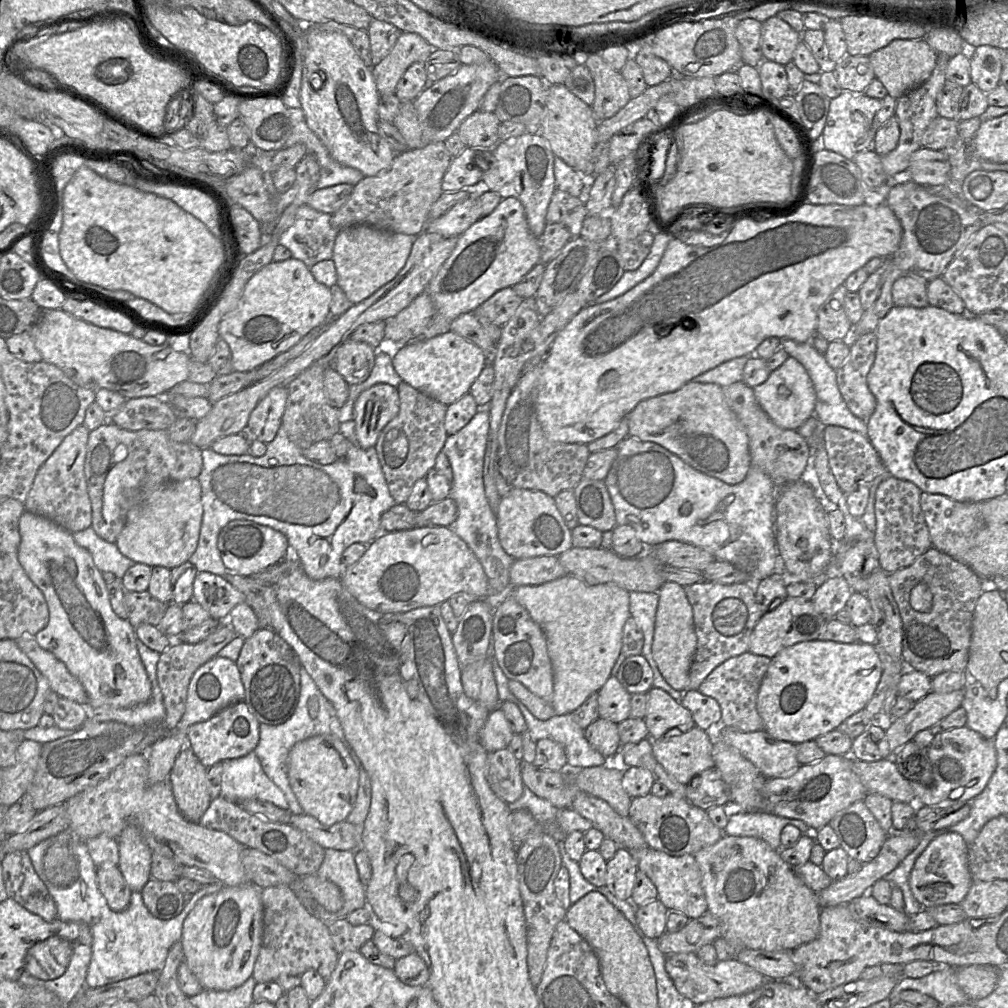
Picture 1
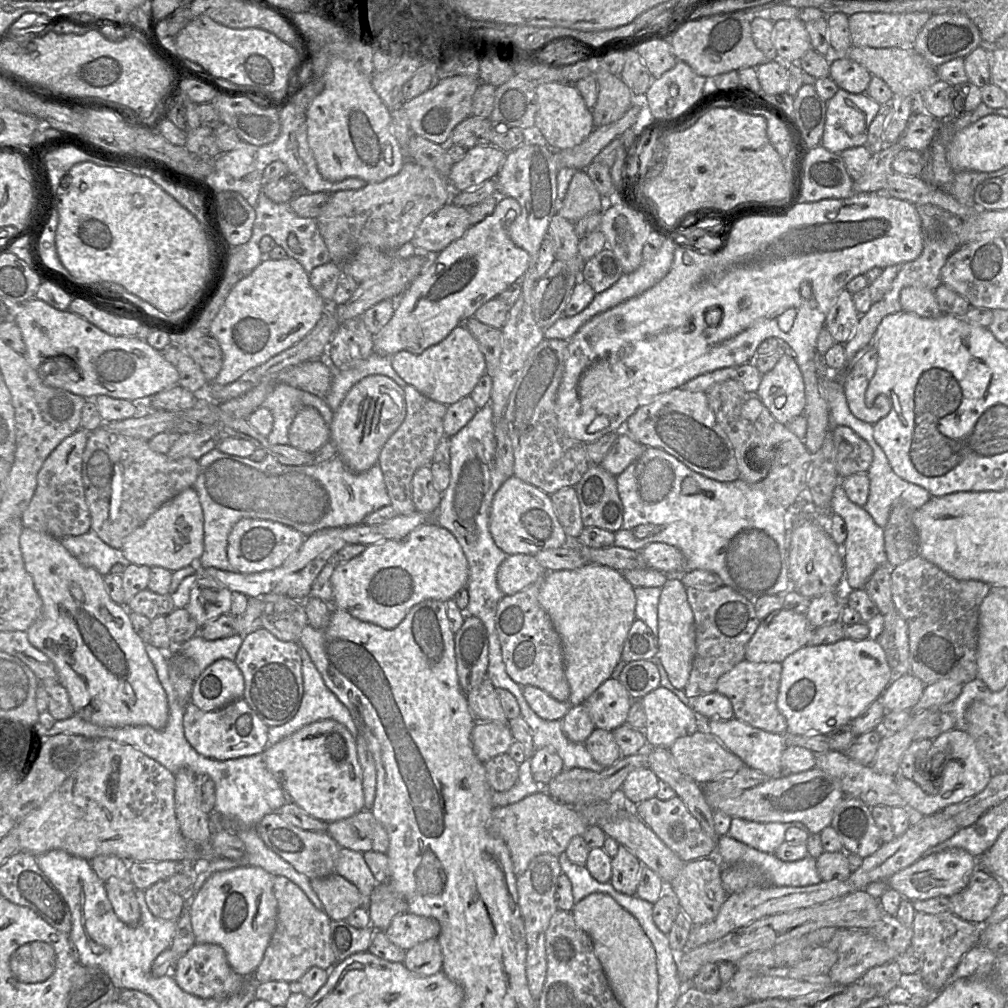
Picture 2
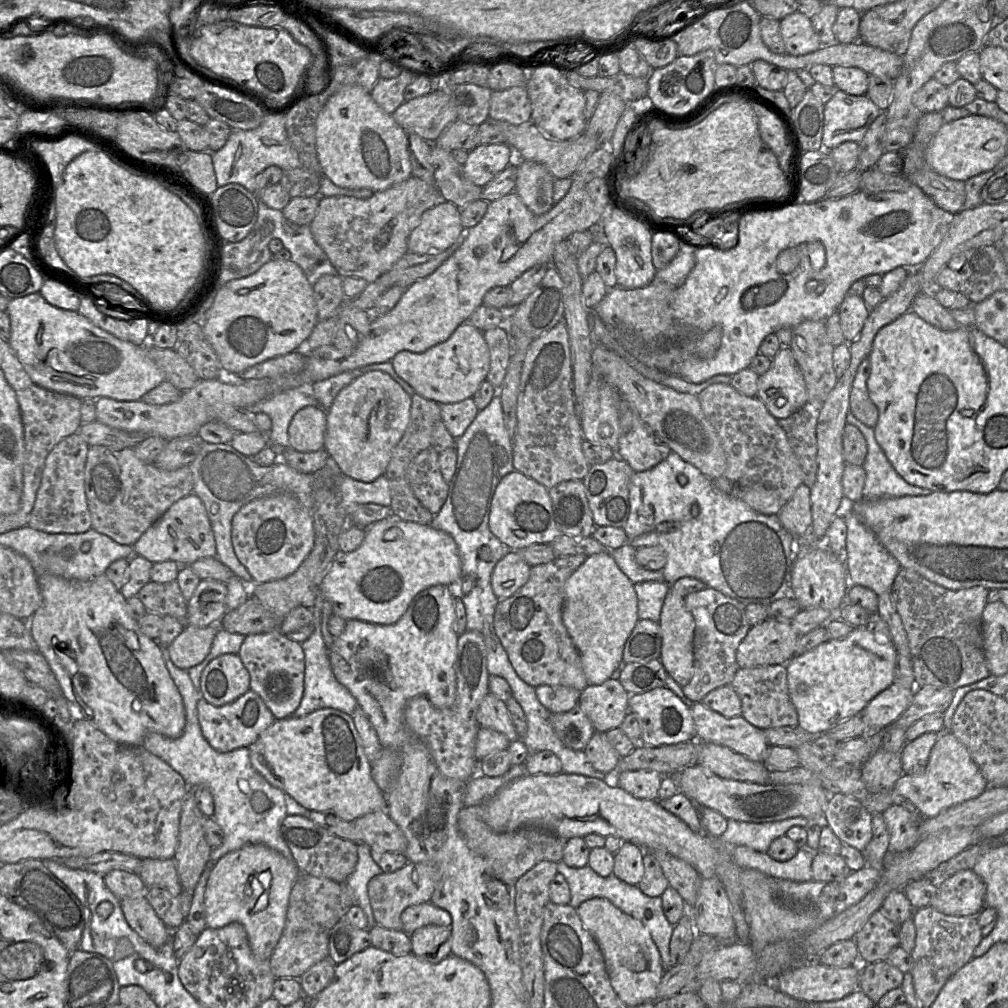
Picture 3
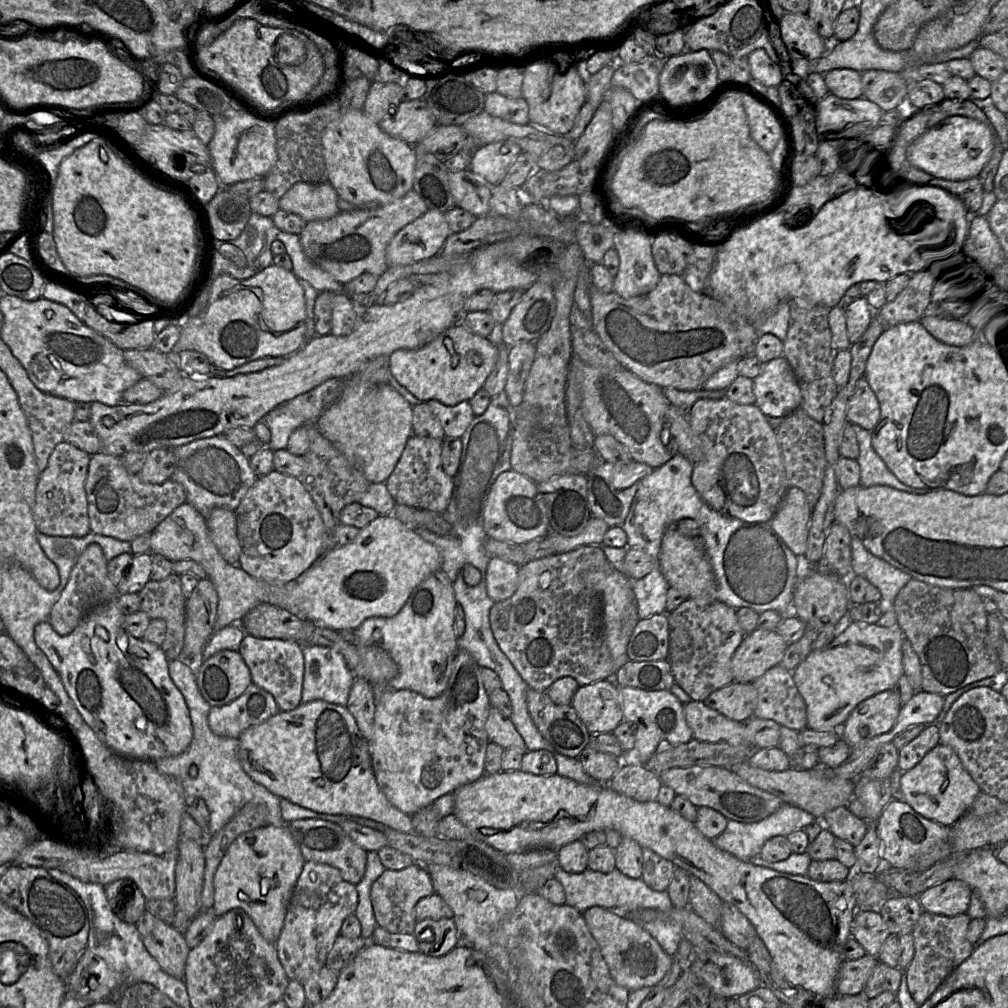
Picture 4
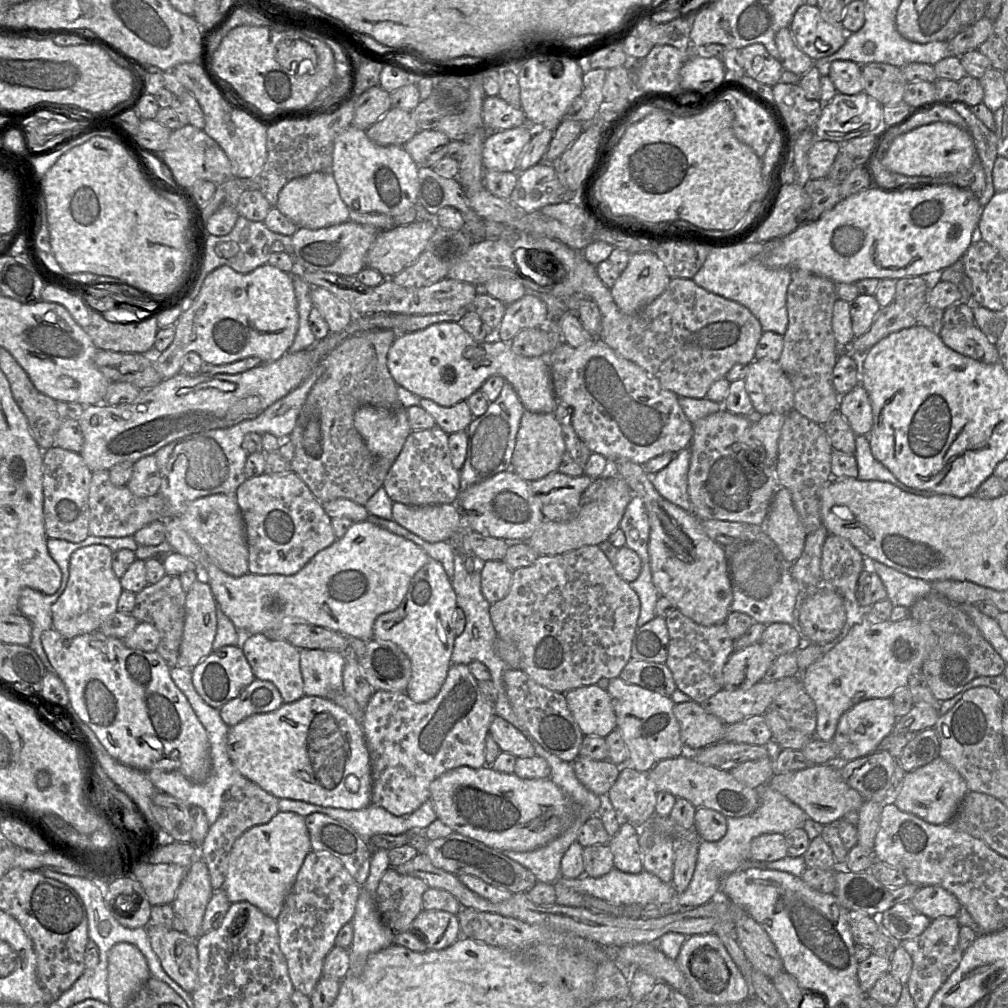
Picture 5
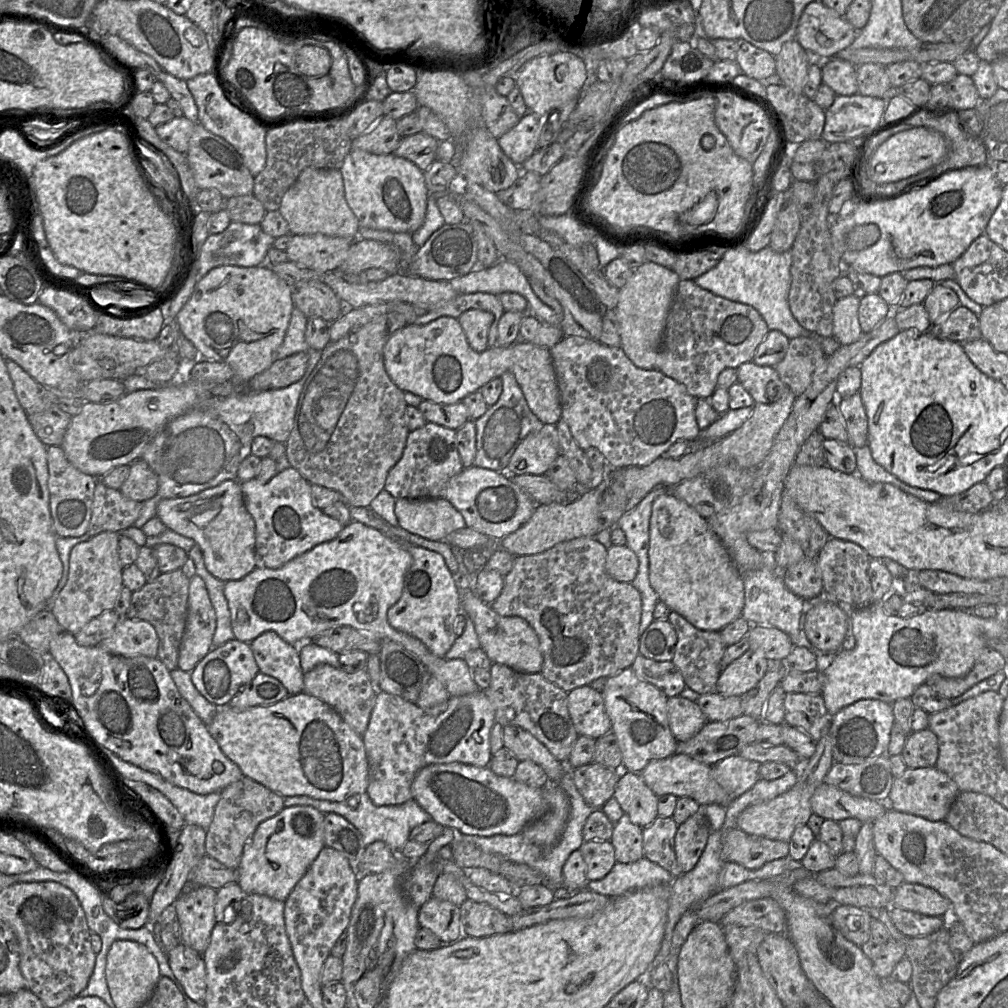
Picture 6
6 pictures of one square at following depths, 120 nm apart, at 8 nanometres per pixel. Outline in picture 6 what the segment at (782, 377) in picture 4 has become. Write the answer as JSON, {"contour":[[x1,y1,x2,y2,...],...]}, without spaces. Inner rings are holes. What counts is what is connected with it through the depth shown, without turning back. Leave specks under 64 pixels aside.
{"contour":[[750,361,741,364,736,369,737,381,751,395,754,403,770,403,766,392,771,382,777,386,776,395,779,391,784,392,786,384,781,380,774,366,760,366]]}

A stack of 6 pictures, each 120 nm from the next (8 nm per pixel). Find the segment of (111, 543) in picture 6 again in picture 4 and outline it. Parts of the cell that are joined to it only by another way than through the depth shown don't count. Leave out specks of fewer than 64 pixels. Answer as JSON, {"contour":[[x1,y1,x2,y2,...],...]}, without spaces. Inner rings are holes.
{"contour":[[96,543,90,544,81,553,49,616,49,622,58,634,70,634,90,610,118,598,120,595,118,587,108,575,107,563,108,560,105,558,102,548]]}

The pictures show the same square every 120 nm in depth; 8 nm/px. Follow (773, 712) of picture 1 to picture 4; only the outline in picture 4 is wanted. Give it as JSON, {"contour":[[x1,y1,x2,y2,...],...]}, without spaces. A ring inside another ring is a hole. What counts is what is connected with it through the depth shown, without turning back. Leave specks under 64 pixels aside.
{"contour":[[851,621,829,645,811,651,792,671,794,683,806,704,807,728,831,730,843,724,862,701,893,689,904,674,904,639,898,626,883,627,877,623]]}

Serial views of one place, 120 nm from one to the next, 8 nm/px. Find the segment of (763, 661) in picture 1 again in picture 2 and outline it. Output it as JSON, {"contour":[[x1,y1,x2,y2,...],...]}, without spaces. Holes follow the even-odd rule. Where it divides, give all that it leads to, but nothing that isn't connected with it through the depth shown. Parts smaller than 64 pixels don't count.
{"contour":[[744,659,718,679,716,691,730,699,735,718,771,733,784,734,787,720,777,707,781,674,780,662,756,663]]}

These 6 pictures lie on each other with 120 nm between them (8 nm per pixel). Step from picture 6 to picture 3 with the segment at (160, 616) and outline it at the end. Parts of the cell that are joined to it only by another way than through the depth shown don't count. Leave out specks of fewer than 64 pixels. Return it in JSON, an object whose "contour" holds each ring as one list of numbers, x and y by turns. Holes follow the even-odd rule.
{"contour":[[177,580,166,583,154,581,144,585,137,597,148,612,172,616,181,623,187,623,187,600,183,597]]}

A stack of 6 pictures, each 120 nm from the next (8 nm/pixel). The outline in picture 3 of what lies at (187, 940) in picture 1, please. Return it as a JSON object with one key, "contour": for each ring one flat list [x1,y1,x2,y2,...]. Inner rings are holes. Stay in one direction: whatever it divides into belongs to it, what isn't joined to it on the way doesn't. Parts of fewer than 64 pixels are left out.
{"contour":[[247,844,227,853,213,866,206,885,207,927,218,929,233,922,241,924,253,955,259,960,269,960,283,933,290,893,300,874,293,859,262,844]]}

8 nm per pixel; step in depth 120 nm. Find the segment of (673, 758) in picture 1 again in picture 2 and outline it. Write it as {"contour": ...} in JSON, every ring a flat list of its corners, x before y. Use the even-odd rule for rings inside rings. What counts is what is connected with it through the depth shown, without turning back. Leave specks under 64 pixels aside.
{"contour":[[702,730,678,738,669,751,680,771,701,785,719,777,732,776,746,766,719,737]]}

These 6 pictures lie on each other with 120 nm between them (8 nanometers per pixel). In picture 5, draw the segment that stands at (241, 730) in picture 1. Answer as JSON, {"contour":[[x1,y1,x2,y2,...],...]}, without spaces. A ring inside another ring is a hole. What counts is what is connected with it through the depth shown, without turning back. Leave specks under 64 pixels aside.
{"contour":[[255,678,236,698,224,704,219,713,224,723,232,727,251,715,275,711,282,704,282,696,273,683]]}

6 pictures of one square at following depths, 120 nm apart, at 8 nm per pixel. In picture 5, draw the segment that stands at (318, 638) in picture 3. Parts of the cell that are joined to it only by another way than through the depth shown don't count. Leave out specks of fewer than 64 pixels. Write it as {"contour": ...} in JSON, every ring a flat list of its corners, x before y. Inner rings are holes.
{"contour":[[300,649,300,671,304,695,330,699,331,694,344,691,344,665,343,653]]}

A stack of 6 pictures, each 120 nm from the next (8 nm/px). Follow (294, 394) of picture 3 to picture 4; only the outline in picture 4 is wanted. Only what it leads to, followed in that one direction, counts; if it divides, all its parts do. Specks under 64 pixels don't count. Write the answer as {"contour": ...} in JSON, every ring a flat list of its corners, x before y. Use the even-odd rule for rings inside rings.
{"contour":[[280,405,269,411,263,419,271,432,271,439,267,445,271,450,286,449,291,433,304,425,304,418,281,412]]}

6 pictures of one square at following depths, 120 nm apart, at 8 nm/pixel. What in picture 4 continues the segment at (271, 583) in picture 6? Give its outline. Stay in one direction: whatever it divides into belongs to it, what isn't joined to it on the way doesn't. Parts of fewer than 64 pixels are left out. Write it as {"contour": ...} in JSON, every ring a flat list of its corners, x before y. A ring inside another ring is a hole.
{"contour":[[188,502,174,509,150,533,150,553,162,555,172,562,194,560,204,568,206,578,212,581,218,594,214,631,232,623,240,624,246,613,261,603,278,606,301,619,307,619,317,626,330,628,339,633,342,630,354,631,369,618,395,616,403,608,412,591,431,574,441,570,442,565,441,555,433,544,425,541,414,529,402,523,393,514,379,515,377,519,360,529,351,543,326,551,297,579,284,584,271,584,249,575,239,564,228,563,212,542,205,517]]}

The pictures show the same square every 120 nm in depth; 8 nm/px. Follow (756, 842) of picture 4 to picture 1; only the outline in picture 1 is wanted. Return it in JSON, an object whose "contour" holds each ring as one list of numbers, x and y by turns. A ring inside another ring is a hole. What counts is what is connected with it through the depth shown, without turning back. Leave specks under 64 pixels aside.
{"contour":[[732,810,727,826,723,829,725,835,751,836,764,840,775,850,781,847,781,831,786,825,794,825,804,833,811,828,802,820,786,818,763,811]]}

